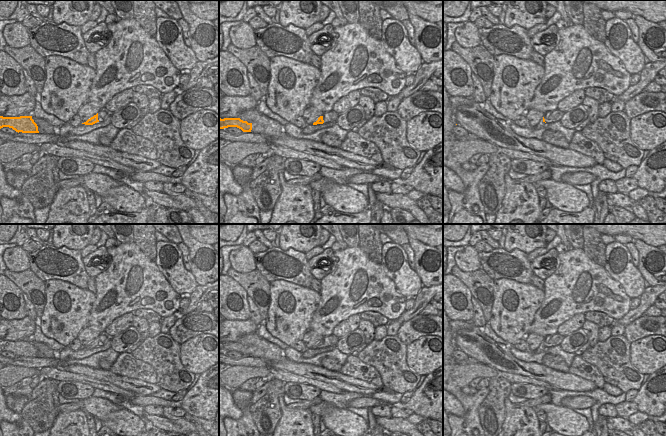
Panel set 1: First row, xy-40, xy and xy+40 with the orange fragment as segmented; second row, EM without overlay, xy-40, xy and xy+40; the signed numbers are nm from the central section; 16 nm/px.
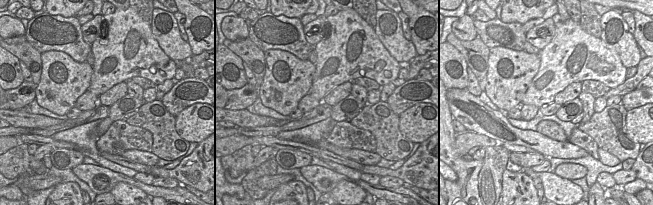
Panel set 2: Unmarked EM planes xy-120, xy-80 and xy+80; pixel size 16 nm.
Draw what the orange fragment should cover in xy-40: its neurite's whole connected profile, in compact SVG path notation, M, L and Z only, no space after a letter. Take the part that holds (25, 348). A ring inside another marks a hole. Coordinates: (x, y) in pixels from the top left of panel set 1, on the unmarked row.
M0 340L0 353L9 351L16 356L39 357L38 350L32 343L32 340L3 341Z

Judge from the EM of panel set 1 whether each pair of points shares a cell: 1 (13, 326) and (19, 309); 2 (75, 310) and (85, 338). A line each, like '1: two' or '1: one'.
1: two
2: two

